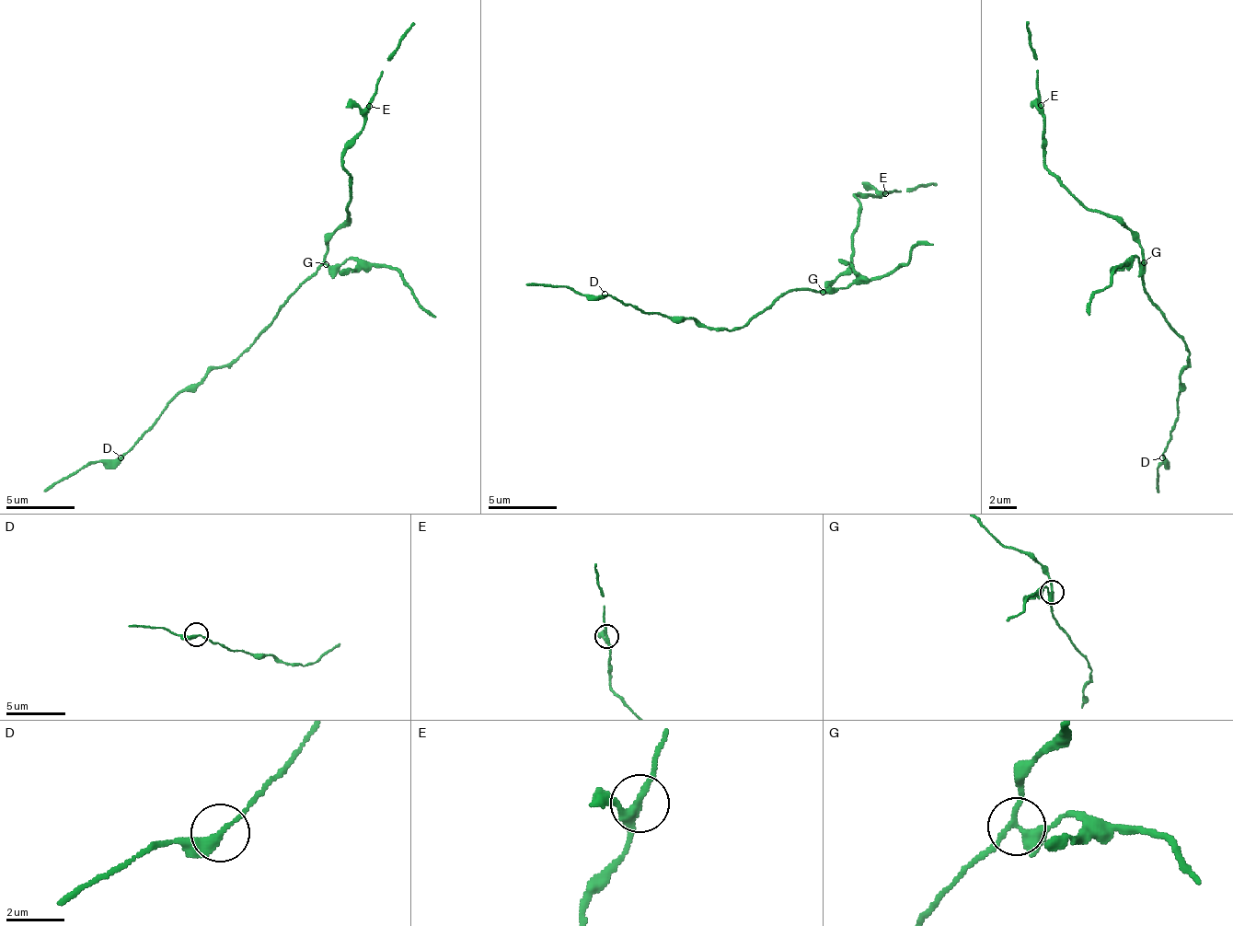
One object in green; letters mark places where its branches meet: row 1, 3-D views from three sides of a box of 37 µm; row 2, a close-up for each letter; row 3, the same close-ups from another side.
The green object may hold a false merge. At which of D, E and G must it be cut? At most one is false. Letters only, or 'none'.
G

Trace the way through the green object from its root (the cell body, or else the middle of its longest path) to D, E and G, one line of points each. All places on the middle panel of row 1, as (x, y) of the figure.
D: (796, 289), (789, 289), (730, 329), (642, 312), (604, 294)
E: (796, 289), (827, 289), (842, 275), (849, 265), (858, 220), (859, 203), (853, 196), (881, 197), (885, 193)
G: (796, 289), (815, 289), (823, 293)

